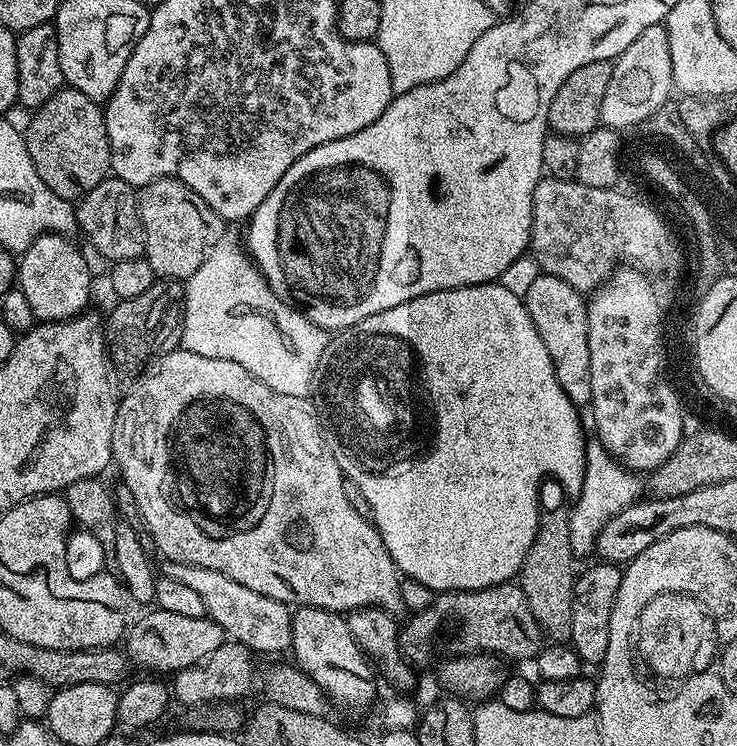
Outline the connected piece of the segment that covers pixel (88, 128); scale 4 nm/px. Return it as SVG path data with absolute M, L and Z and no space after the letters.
M67 86L60 88L50 102L46 102L40 108L31 113L32 121L28 128L23 129L26 150L30 150L30 158L34 162L34 170L38 170L38 178L58 194L58 198L66 198L73 202L79 202L98 182L109 179L112 172L110 162L110 138L106 134L106 122L104 110L99 104L95 104L86 94Z

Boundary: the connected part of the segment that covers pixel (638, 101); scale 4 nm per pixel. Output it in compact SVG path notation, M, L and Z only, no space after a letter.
M663 23L648 26L613 63L610 83L600 107L601 125L617 130L643 125L669 103L673 90L673 62L667 27Z

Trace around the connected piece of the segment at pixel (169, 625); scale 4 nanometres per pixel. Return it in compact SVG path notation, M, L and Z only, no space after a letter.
M148 610L136 625L129 627L126 632L126 655L133 665L149 668L149 673L175 674L183 668L189 668L205 660L214 650L218 650L226 643L222 626L218 626L207 615L202 618L185 618L182 614L170 614L170 610Z

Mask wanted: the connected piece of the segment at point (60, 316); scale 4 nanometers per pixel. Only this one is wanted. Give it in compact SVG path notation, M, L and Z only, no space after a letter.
M43 232L19 257L18 286L30 301L30 310L34 310L37 321L53 324L55 320L72 320L89 307L92 268L72 242L56 232Z

